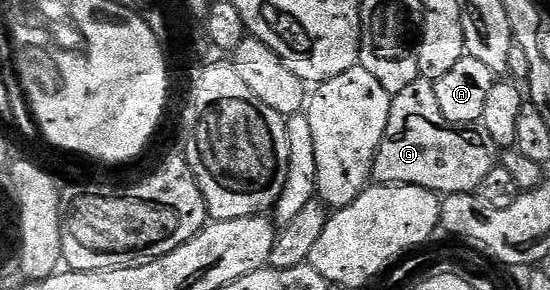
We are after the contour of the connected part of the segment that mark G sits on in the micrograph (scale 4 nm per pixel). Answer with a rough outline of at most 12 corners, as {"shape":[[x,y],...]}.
{"shape":[[433,82],[392,94],[378,185],[476,194],[493,141],[439,111]]}

